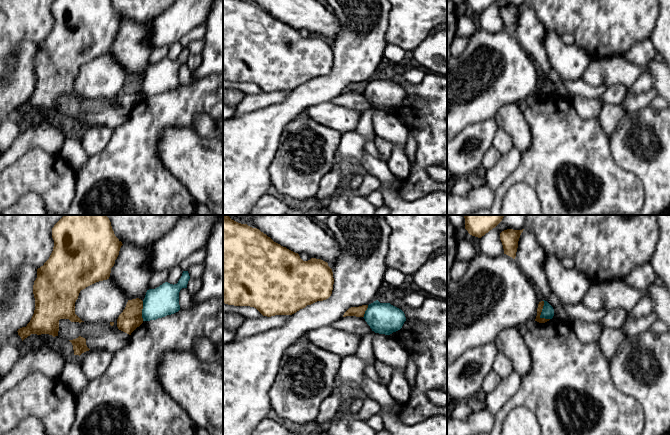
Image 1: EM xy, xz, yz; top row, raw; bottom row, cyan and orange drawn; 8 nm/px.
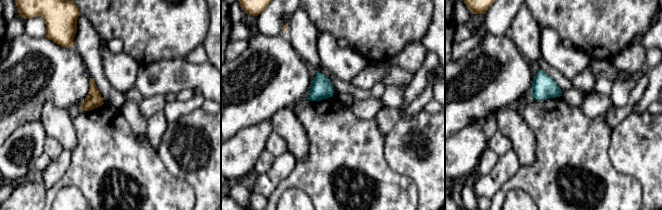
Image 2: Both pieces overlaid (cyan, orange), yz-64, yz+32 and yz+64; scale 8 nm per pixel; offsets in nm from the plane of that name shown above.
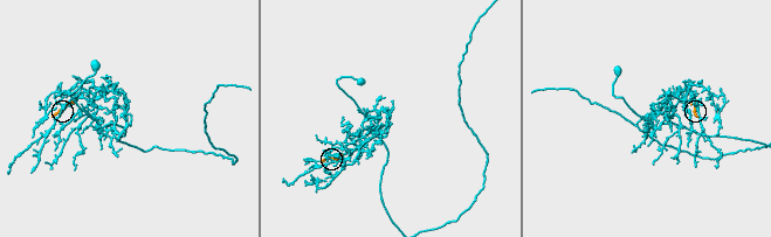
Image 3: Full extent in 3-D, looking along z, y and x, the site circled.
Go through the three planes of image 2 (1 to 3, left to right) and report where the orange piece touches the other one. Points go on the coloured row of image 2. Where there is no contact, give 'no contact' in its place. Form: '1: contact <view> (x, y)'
1: no contact
2: no contact
3: no contact

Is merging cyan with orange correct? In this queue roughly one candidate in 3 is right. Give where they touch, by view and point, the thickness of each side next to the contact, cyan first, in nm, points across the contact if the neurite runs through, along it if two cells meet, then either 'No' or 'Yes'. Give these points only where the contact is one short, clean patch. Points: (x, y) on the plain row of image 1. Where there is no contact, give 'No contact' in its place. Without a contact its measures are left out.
Touches cyan at yz (541, 89). Thickness 100 nm (cyan) against 50 nm. Boundary: yz (543, 76), (540, 92), (549, 95). No

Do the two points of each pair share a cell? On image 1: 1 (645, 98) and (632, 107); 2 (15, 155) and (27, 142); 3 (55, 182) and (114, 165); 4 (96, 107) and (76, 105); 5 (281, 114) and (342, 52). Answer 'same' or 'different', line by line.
1: same
2: same
3: different
4: same
5: same

